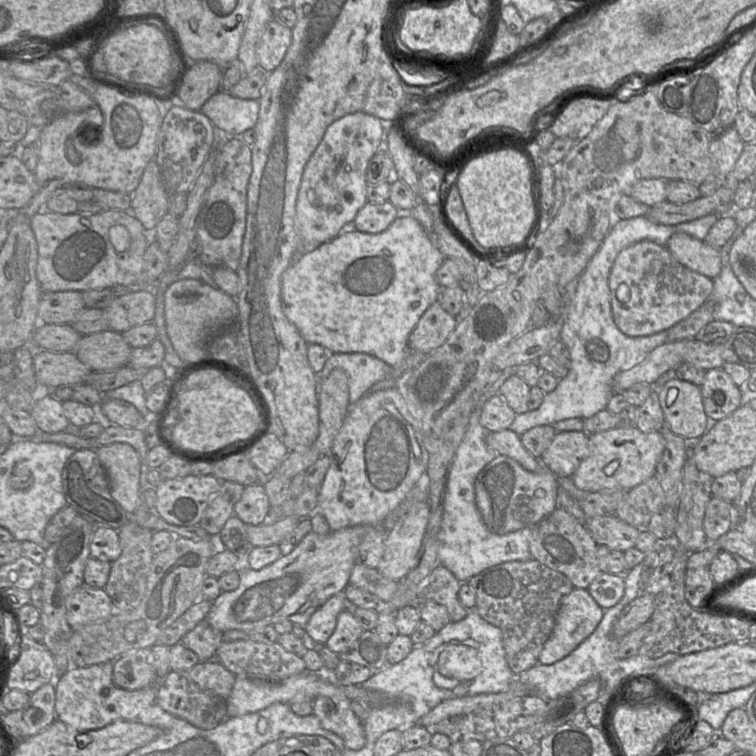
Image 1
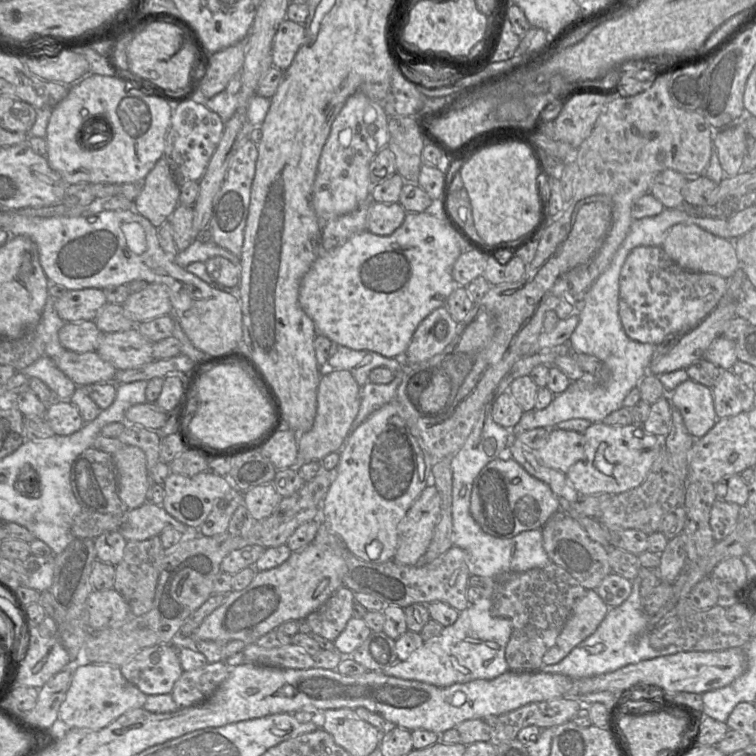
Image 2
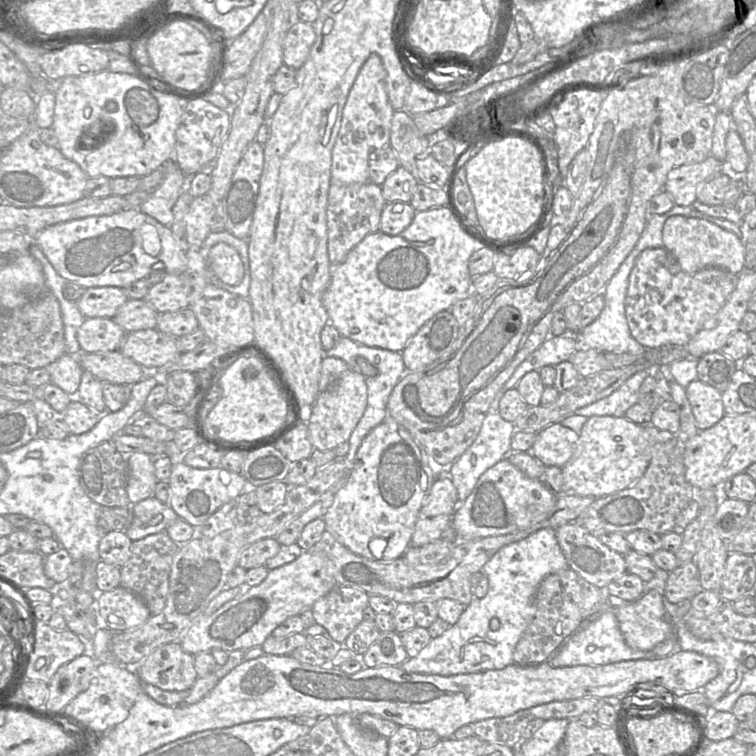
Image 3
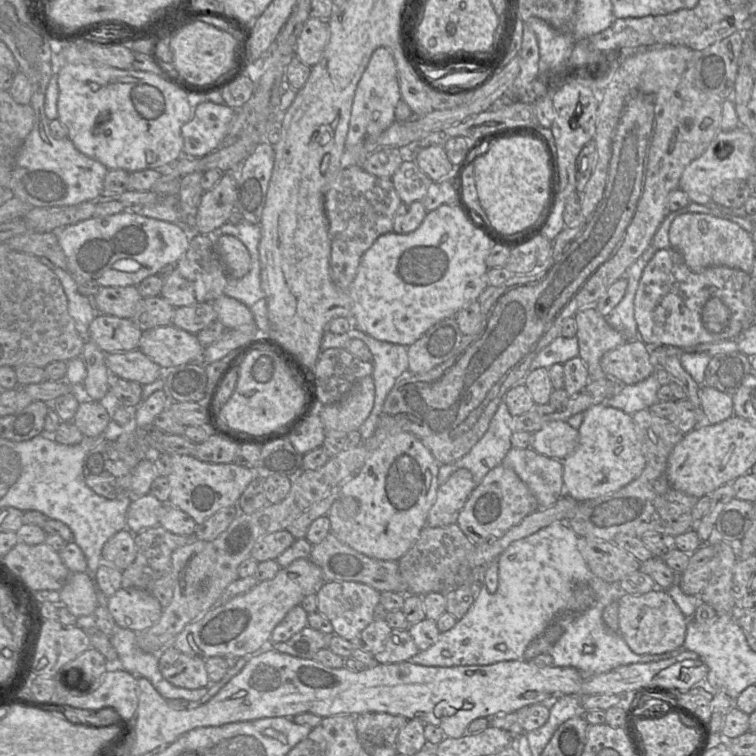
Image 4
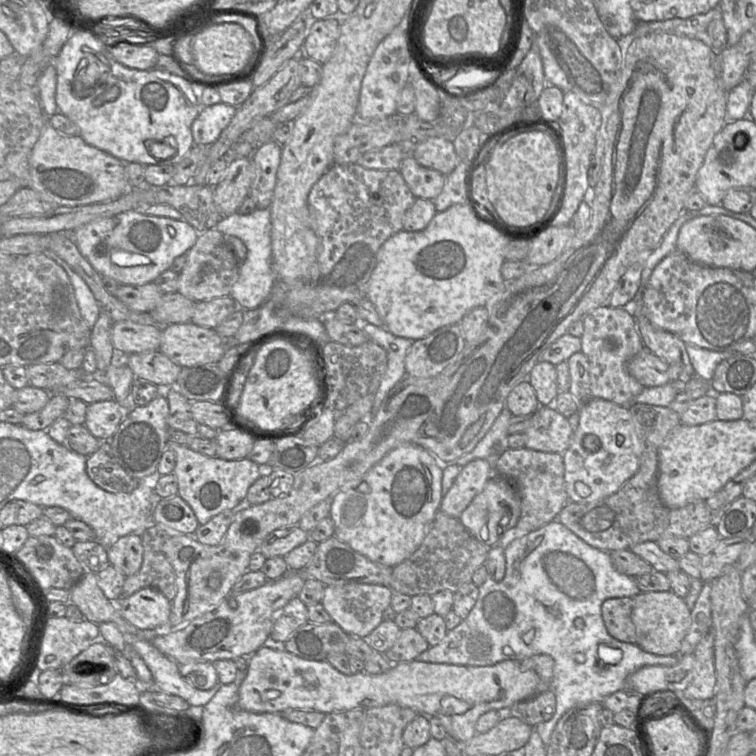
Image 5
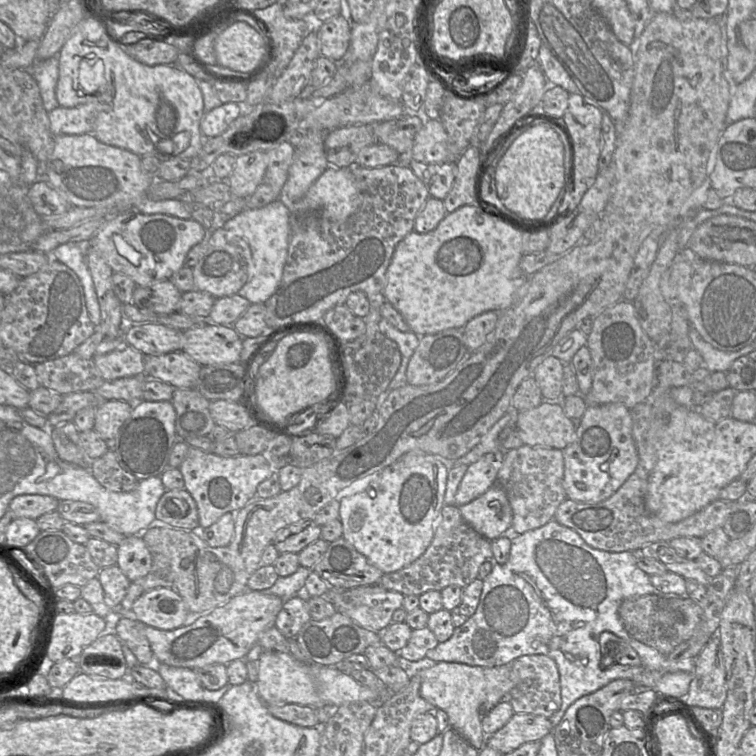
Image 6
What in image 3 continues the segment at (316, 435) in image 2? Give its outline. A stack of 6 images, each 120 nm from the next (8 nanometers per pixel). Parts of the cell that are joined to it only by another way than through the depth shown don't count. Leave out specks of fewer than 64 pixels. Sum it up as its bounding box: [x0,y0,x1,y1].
[308,369,368,451]

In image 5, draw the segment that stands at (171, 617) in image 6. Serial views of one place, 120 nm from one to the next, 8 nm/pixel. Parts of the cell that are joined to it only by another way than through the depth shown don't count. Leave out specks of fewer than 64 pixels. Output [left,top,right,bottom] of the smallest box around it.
[115,587,171,630]

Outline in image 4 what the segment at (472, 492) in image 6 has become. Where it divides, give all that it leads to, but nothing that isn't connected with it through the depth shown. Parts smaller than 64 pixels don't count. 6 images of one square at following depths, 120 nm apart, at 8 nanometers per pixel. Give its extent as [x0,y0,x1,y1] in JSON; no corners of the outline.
[426,469,476,527]

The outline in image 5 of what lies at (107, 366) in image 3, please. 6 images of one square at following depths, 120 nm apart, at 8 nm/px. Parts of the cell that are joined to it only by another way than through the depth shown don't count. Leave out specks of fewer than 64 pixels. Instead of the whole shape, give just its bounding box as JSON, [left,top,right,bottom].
[127,351,183,386]

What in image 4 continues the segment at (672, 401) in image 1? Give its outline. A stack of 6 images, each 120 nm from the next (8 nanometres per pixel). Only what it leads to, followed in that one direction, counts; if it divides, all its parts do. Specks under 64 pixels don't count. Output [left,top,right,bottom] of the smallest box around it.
[700,386,734,423]

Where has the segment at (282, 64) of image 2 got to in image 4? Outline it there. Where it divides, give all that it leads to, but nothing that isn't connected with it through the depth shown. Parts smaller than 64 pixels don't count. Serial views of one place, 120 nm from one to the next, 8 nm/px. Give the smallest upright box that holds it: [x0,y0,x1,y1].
[294,18,329,67]

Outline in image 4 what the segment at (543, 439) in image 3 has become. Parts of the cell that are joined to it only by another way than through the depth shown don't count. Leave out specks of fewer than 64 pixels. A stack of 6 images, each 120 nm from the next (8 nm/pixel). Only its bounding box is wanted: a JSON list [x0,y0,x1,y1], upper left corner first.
[531,420,578,461]

